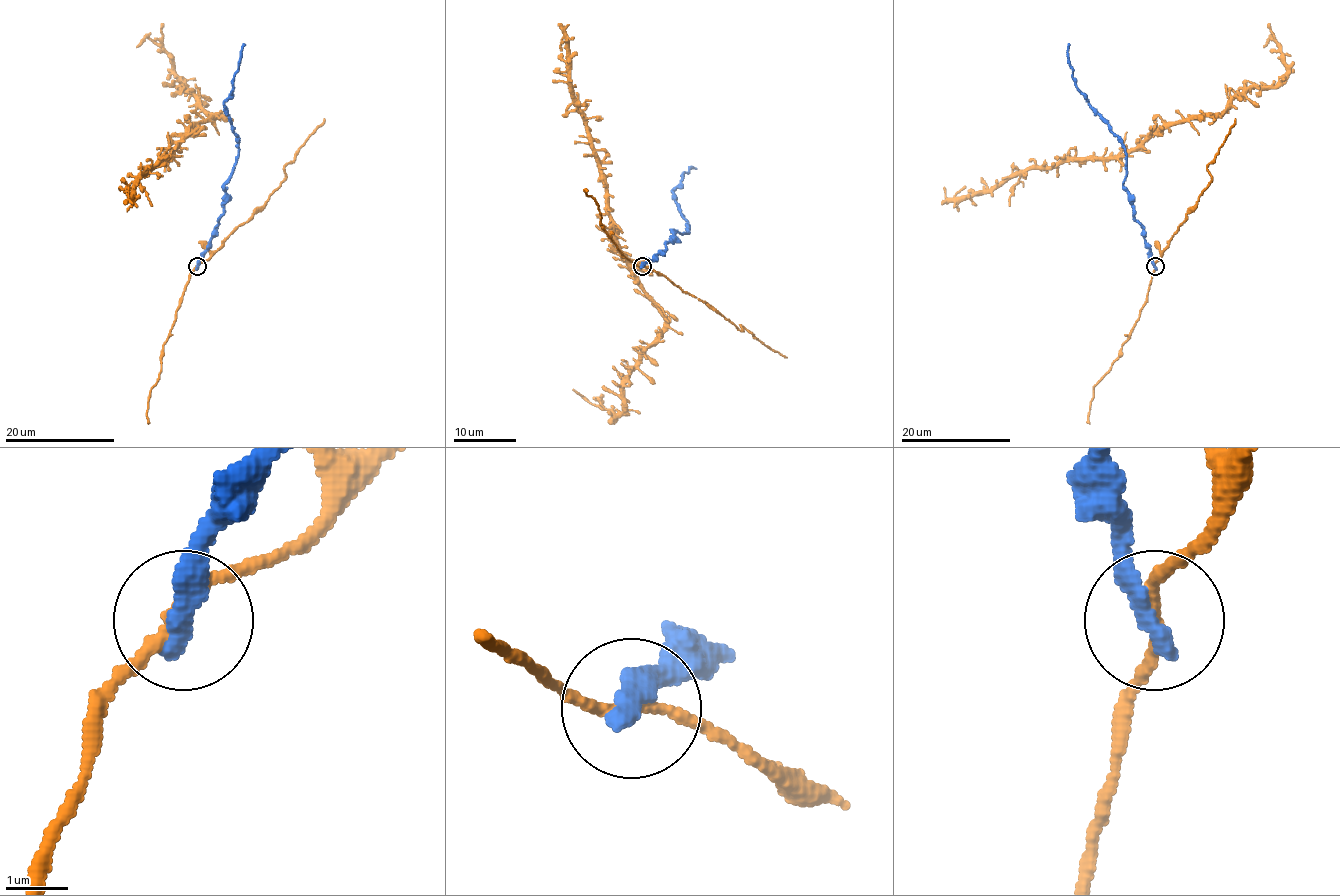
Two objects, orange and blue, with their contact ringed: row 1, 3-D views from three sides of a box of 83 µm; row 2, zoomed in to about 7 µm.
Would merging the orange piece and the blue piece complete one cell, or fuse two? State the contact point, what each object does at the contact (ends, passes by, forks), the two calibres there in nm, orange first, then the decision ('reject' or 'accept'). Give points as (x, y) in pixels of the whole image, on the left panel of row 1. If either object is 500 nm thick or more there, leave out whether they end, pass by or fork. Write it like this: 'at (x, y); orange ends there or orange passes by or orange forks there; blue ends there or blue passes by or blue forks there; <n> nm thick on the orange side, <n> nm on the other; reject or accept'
at (197, 266); orange passes by; blue ends there; 180 nm thick on the orange side, 400 nm on the other; reject

